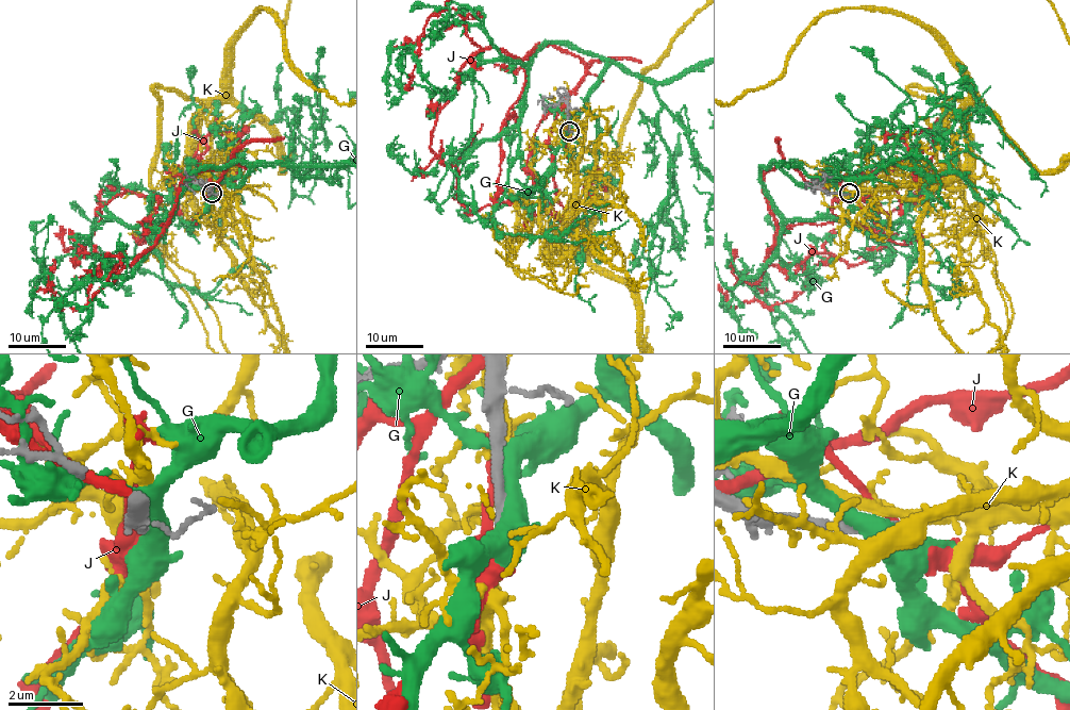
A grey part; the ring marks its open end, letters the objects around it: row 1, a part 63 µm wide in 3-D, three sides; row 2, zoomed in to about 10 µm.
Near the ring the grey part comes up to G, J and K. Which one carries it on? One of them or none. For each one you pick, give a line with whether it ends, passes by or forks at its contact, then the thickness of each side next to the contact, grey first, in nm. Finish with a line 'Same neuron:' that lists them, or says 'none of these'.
K: it forks; calibres 280 and 220 nm
Same neuron: K

